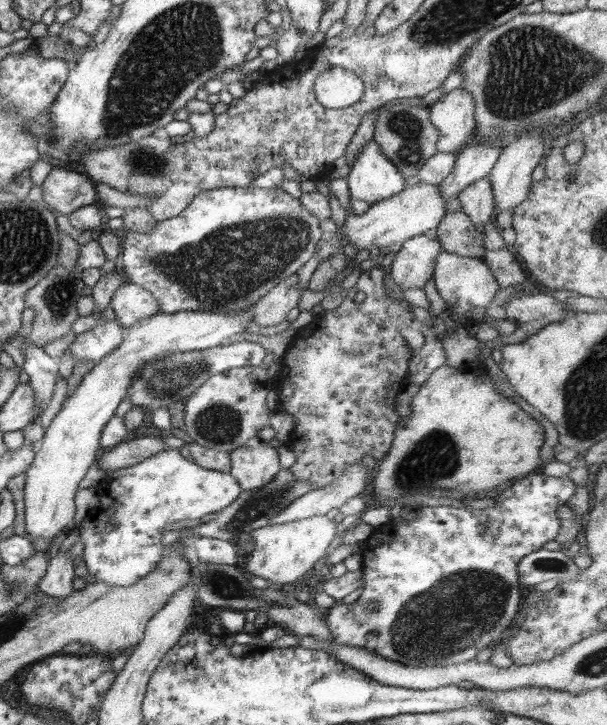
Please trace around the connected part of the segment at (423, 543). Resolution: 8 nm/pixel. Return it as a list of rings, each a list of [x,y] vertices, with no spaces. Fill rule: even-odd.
[[[534,472],[526,475],[526,477],[518,478],[508,488],[498,492],[492,498],[496,502],[492,508],[484,508],[484,510],[478,510],[478,512],[470,508],[468,514],[472,514],[472,516],[464,516],[464,512],[460,512],[462,509],[454,508],[454,506],[419,506],[413,508],[410,518],[404,519],[400,523],[391,520],[390,523],[384,526],[376,526],[370,538],[364,542],[365,544],[361,550],[361,571],[364,574],[361,595],[354,603],[336,602],[336,604],[326,610],[328,612],[327,624],[331,634],[334,636],[334,641],[338,645],[348,644],[352,647],[368,649],[370,652],[376,653],[376,655],[408,666],[448,666],[474,659],[482,648],[492,646],[503,640],[506,632],[517,621],[519,611],[521,610],[520,600],[522,600],[522,594],[520,593],[522,586],[518,583],[520,575],[518,575],[517,565],[532,552],[541,550],[545,543],[555,540],[556,536],[558,536],[562,524],[561,519],[556,515],[556,510],[558,510],[559,506],[568,503],[568,500],[574,495],[575,486],[574,482],[568,478],[568,475],[562,476],[562,478],[552,478],[552,476],[548,476],[544,472],[540,474]],[[371,601],[374,601],[376,604],[375,610],[368,610],[368,602]]]

